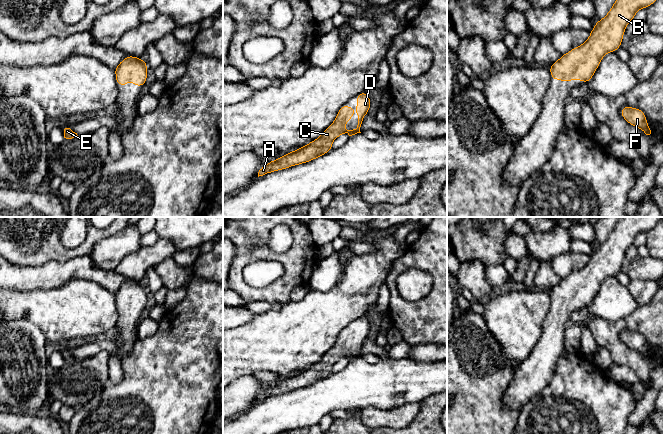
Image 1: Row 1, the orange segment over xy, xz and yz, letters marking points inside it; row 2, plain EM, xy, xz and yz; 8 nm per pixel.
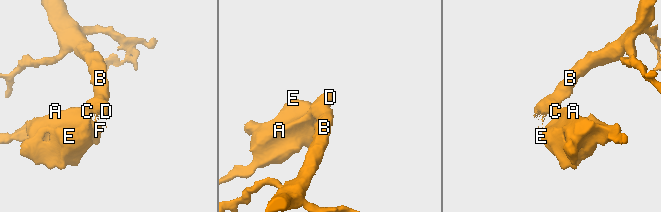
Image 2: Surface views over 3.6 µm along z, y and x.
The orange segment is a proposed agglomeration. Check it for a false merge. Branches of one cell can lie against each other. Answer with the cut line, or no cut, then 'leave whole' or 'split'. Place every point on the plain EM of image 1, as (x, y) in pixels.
no cut; leave whole

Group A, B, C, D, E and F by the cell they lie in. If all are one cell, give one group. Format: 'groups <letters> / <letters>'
groups A B C D E F

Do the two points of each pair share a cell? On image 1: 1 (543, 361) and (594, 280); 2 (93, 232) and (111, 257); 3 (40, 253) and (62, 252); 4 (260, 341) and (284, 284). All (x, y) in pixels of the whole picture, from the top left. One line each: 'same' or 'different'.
1: same
2: different
3: same
4: different

